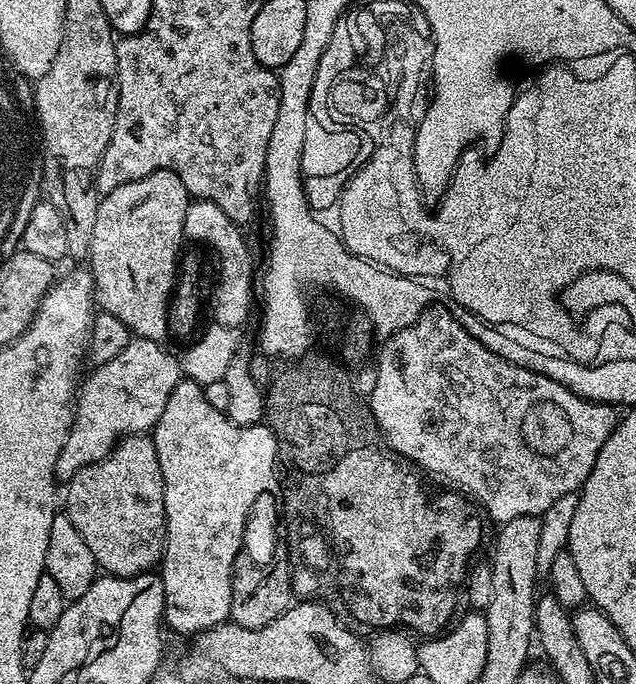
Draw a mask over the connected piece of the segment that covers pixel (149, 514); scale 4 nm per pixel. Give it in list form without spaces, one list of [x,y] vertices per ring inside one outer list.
[[[151,435],[127,436],[106,459],[78,470],[67,484],[68,493],[62,496],[63,511],[70,522],[74,522],[74,530],[82,534],[90,554],[94,554],[97,569],[109,576],[137,576],[139,572],[151,572],[159,565],[164,554],[166,514],[162,466],[158,466],[158,450]]]

